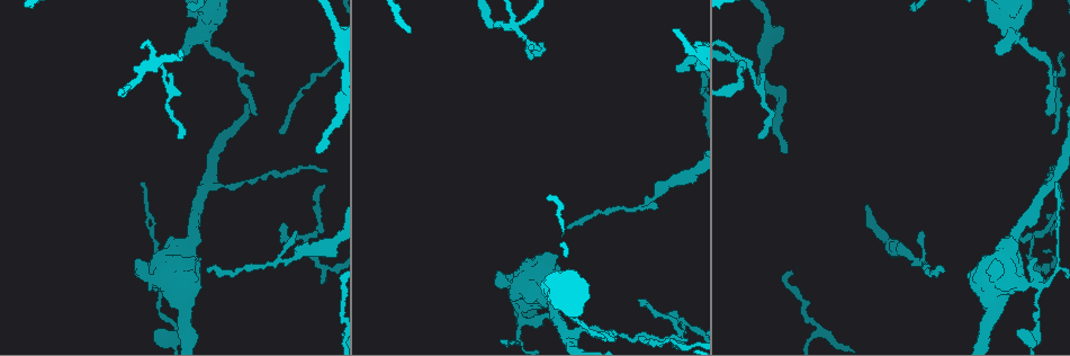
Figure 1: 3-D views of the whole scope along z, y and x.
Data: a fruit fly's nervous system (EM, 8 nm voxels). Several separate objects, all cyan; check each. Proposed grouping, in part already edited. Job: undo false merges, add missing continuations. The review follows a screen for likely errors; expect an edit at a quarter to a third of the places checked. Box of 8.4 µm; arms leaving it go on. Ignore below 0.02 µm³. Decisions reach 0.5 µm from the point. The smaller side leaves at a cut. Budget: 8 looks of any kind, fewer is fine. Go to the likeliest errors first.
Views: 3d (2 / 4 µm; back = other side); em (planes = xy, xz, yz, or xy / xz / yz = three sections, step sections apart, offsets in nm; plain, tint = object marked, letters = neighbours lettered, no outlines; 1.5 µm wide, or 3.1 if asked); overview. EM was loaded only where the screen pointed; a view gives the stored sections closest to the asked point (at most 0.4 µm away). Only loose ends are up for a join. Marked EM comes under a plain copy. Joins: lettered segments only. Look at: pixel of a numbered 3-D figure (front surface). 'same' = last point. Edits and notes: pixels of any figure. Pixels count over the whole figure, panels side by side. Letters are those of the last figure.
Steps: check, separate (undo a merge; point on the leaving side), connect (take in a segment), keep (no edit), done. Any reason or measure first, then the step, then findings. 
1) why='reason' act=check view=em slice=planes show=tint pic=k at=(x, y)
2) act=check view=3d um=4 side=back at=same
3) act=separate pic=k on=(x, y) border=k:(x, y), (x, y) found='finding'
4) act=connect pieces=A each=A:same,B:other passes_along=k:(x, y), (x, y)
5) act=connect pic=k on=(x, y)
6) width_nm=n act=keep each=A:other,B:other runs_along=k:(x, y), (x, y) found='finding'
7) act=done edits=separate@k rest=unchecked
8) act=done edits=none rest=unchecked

why='four arms meet' act=check view=3d um=4 pic=1 at=(512, 24)

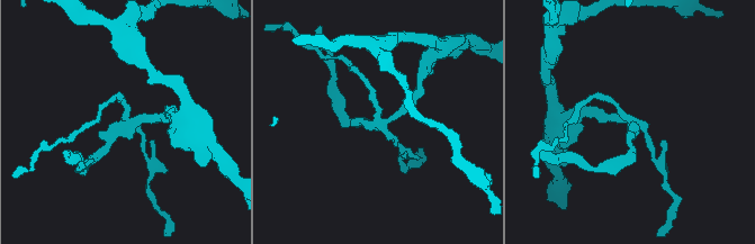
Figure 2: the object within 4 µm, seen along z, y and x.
arms=4 act=check view=em slice=yz step=8 show=tint pic=2 at=(380, 125)

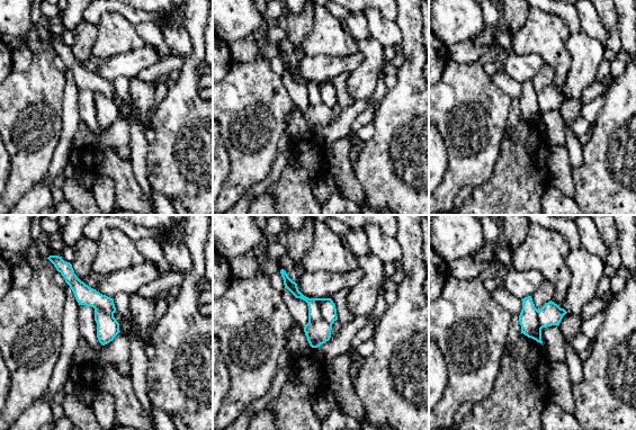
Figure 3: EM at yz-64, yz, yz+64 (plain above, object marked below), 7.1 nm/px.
act=check view=em slice=yz step=8 show=letters at=same

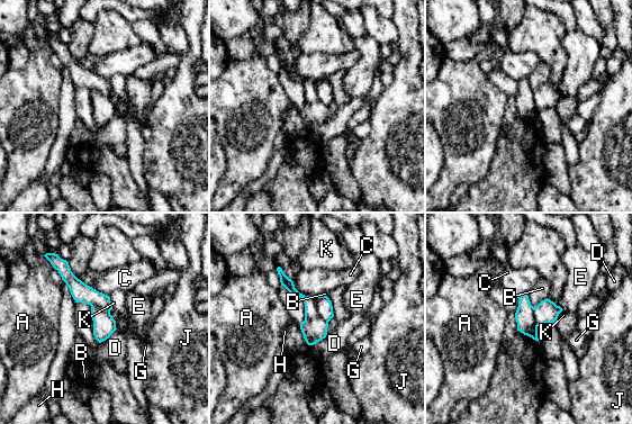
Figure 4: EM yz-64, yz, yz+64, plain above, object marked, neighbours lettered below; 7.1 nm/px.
width_nm=160 act=separate pic=4 on=(324, 306) each=A:other,B:other,C:other,D:other,E:other,G:other,H:other,J:other,K:other found='a second neuron is stuck on'

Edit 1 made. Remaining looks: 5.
why='redraw' act=check view=overview

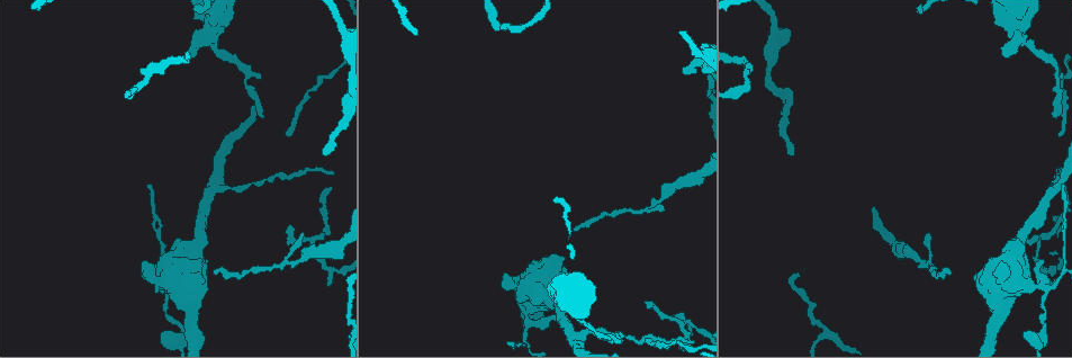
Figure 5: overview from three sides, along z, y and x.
why='tapers out' act=check view=em um=3.1 slice=xz step=8 show=letters pic=5 at=(216, 274)

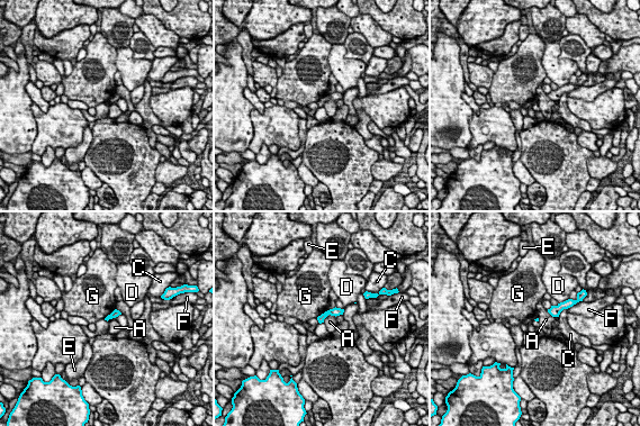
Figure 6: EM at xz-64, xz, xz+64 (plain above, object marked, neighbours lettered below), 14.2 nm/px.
act=keep each=A:other,C:other,D:other,E:other,F:other,G:other found='no lettered segment goes on from it'

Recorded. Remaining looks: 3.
act=done edits=separate@4 rest=unchecked

